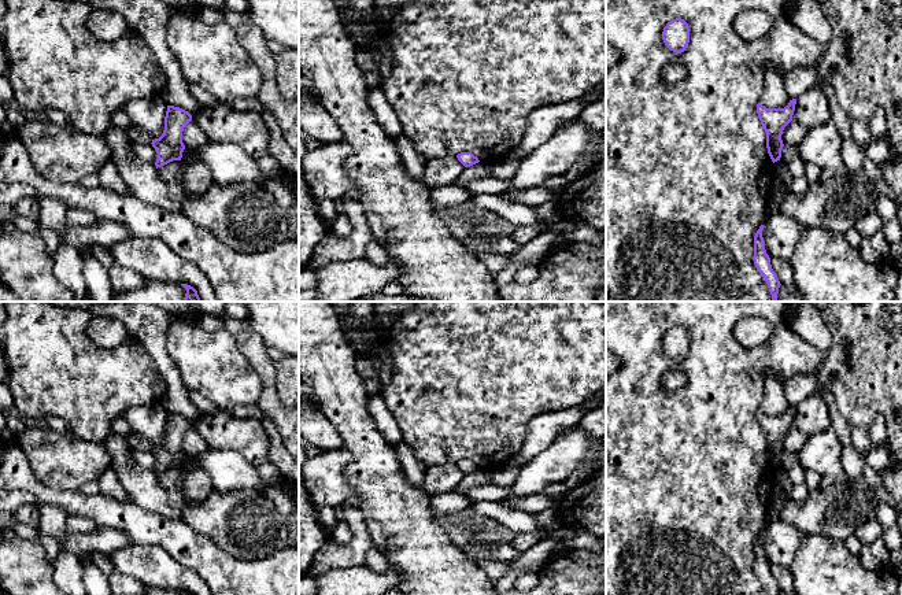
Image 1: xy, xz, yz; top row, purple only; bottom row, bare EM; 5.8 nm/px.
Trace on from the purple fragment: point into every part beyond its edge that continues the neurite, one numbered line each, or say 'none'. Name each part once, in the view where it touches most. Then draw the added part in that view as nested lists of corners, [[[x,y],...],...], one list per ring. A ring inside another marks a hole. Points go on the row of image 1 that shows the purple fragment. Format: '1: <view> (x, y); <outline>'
none

